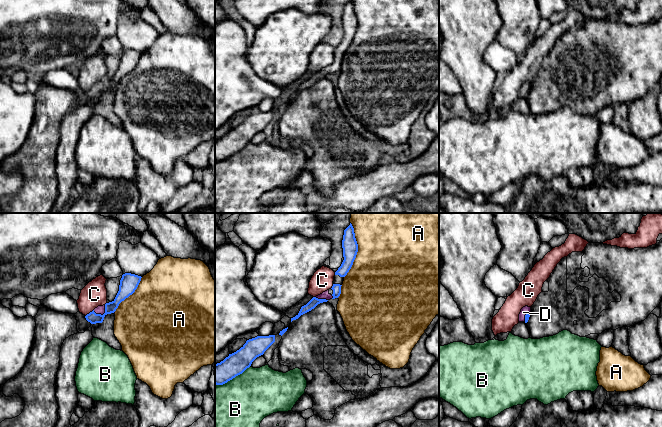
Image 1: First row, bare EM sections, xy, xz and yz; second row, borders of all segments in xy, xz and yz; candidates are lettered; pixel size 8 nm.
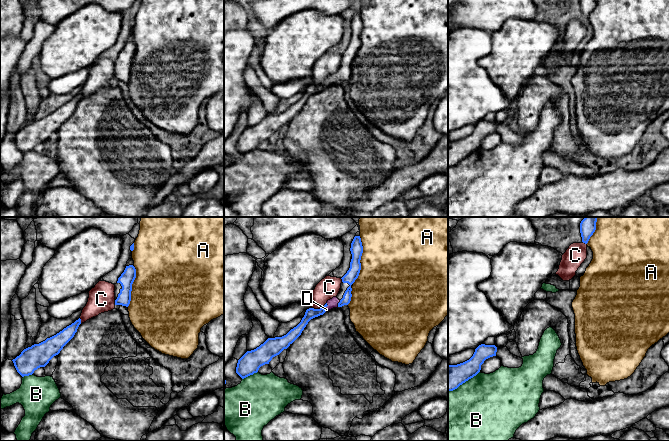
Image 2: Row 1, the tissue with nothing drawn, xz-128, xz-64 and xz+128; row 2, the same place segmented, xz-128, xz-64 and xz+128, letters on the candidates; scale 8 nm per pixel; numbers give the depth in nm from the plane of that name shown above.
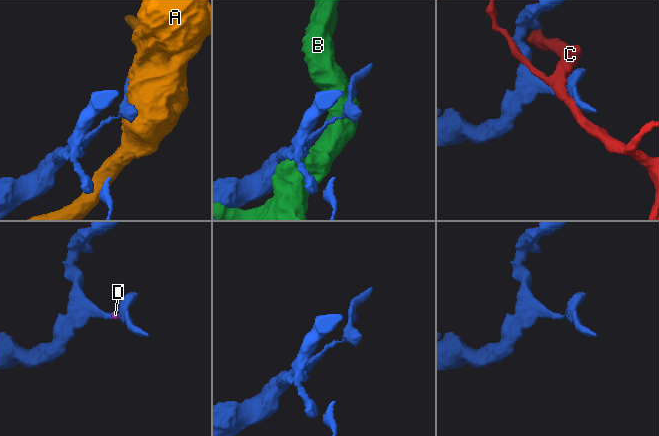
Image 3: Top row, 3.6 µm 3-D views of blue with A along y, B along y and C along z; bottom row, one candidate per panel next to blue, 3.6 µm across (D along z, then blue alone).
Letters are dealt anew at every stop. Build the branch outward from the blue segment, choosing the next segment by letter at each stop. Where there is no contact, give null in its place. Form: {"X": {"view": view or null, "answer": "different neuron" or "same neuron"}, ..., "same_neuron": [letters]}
{"A": {"view": "xz", "answer": "different neuron"}, "B": {"view": "xz", "answer": "different neuron"}, "C": {"view": "xy", "answer": "different neuron"}, "D": {"view": "xy", "answer": "same neuron"}, "same_neuron": ["D"]}

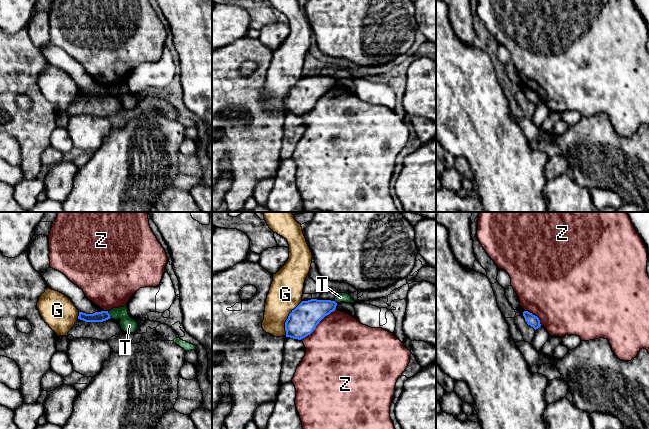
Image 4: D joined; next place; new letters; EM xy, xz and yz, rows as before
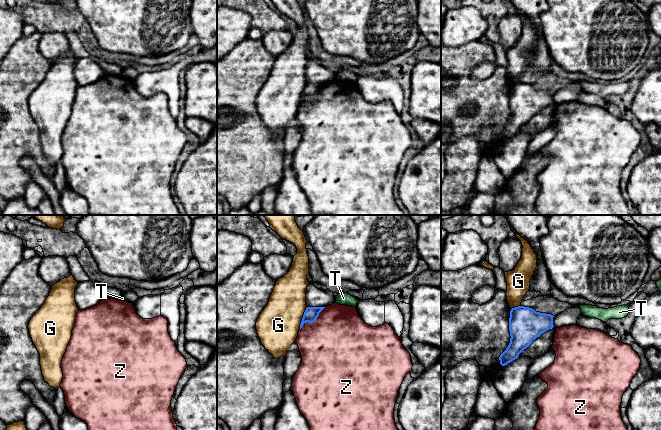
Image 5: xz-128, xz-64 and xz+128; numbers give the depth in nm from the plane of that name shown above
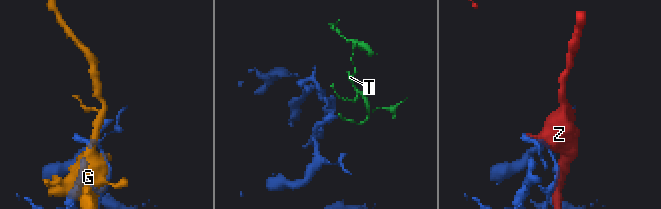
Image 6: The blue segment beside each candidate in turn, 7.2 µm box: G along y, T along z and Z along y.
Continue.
{"G": {"view": "xz", "answer": "different neuron"}, "T": {"view": "xy", "answer": "different neuron"}, "Z": {"view": "xz", "answer": "different neuron"}, "same_neuron": []}

